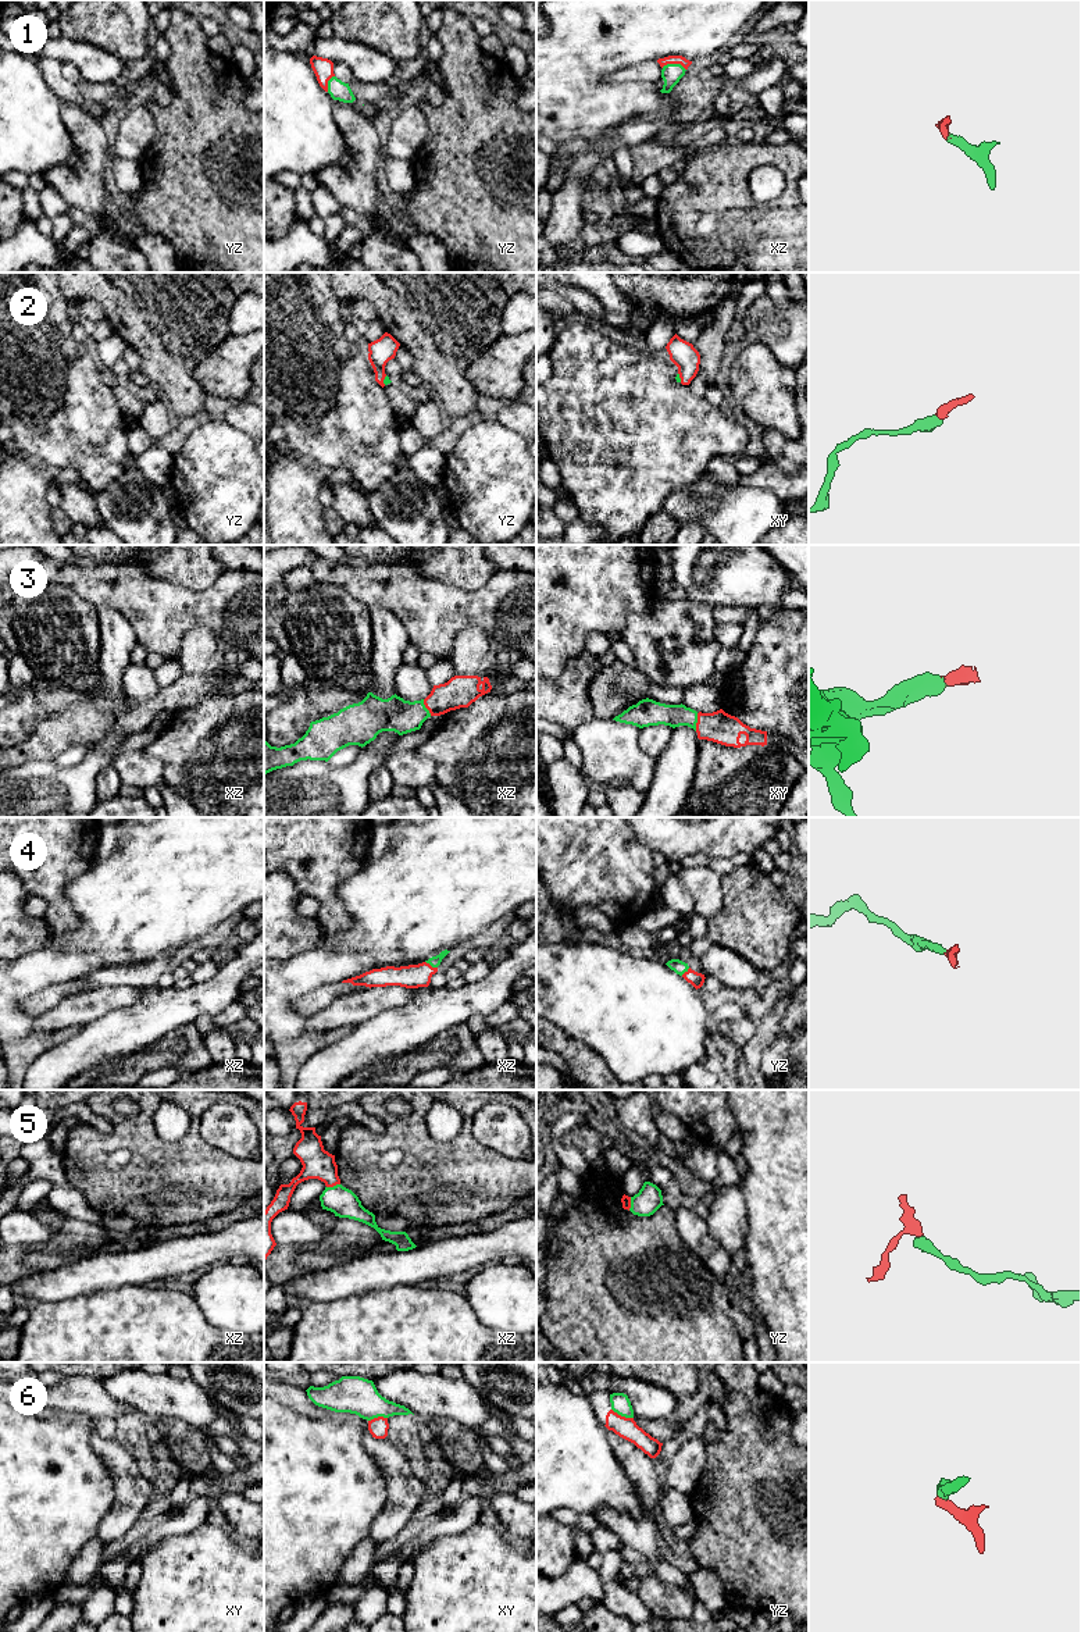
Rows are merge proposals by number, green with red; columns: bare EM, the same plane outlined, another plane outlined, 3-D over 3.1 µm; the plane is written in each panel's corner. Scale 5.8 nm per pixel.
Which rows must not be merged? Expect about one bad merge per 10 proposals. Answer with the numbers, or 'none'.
6

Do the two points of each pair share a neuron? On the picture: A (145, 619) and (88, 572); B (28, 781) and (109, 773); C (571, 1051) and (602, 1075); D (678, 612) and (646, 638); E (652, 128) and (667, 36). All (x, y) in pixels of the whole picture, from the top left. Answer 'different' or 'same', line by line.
A: same
B: different
C: same
D: same
E: different

